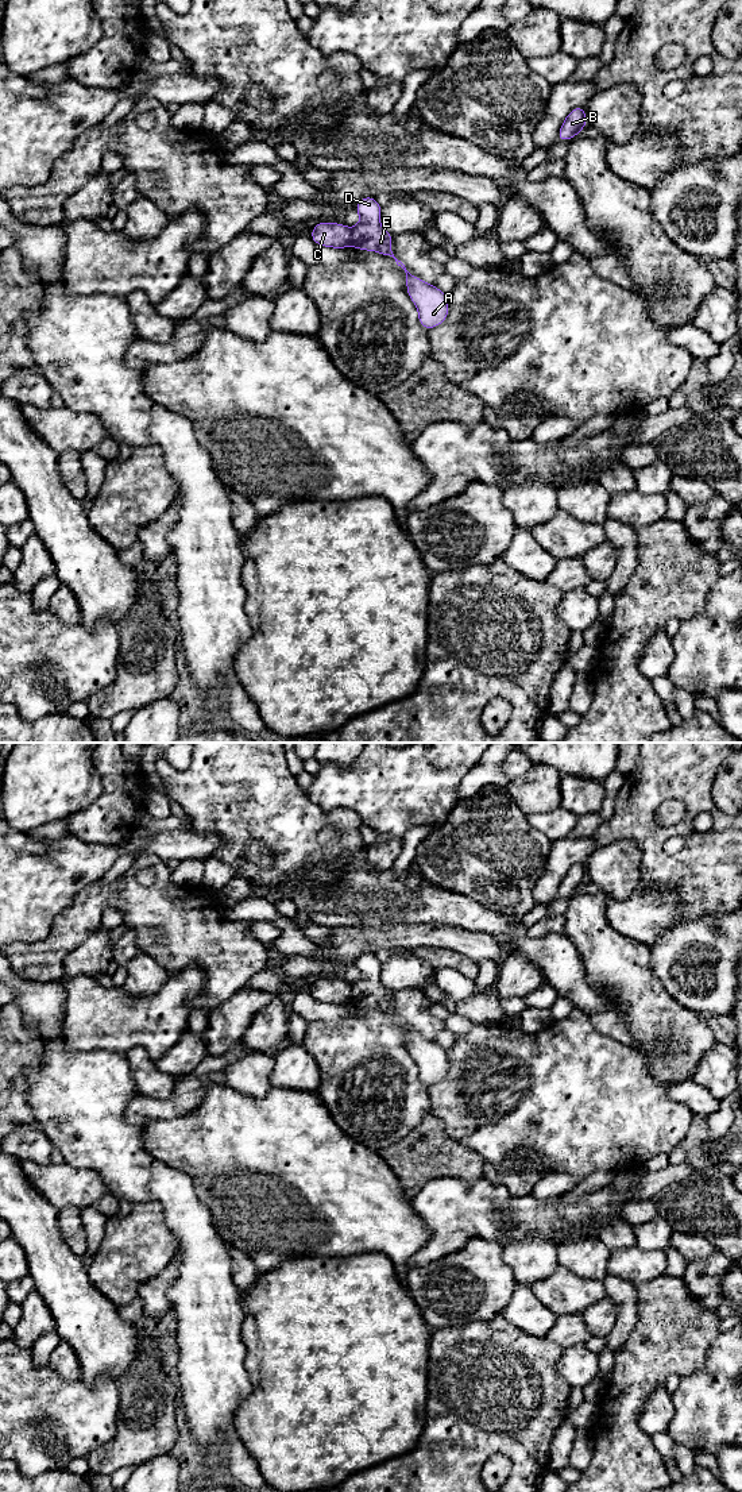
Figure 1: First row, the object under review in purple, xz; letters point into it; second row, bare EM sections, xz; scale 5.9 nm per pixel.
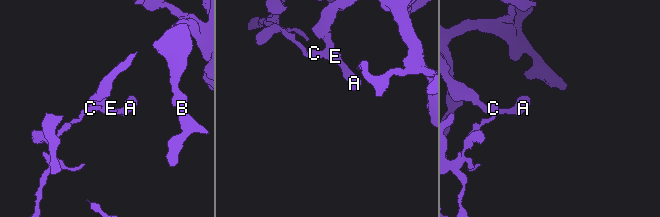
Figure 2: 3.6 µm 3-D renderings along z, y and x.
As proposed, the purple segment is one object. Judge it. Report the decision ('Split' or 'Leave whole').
Split

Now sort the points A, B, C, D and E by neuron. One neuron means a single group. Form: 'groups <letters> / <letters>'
groups A B D E / C

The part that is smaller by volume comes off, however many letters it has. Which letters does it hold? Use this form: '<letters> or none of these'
C

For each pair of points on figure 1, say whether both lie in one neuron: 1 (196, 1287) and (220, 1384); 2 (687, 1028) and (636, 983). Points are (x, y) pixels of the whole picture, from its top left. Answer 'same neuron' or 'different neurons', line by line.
1: same neuron
2: same neuron

